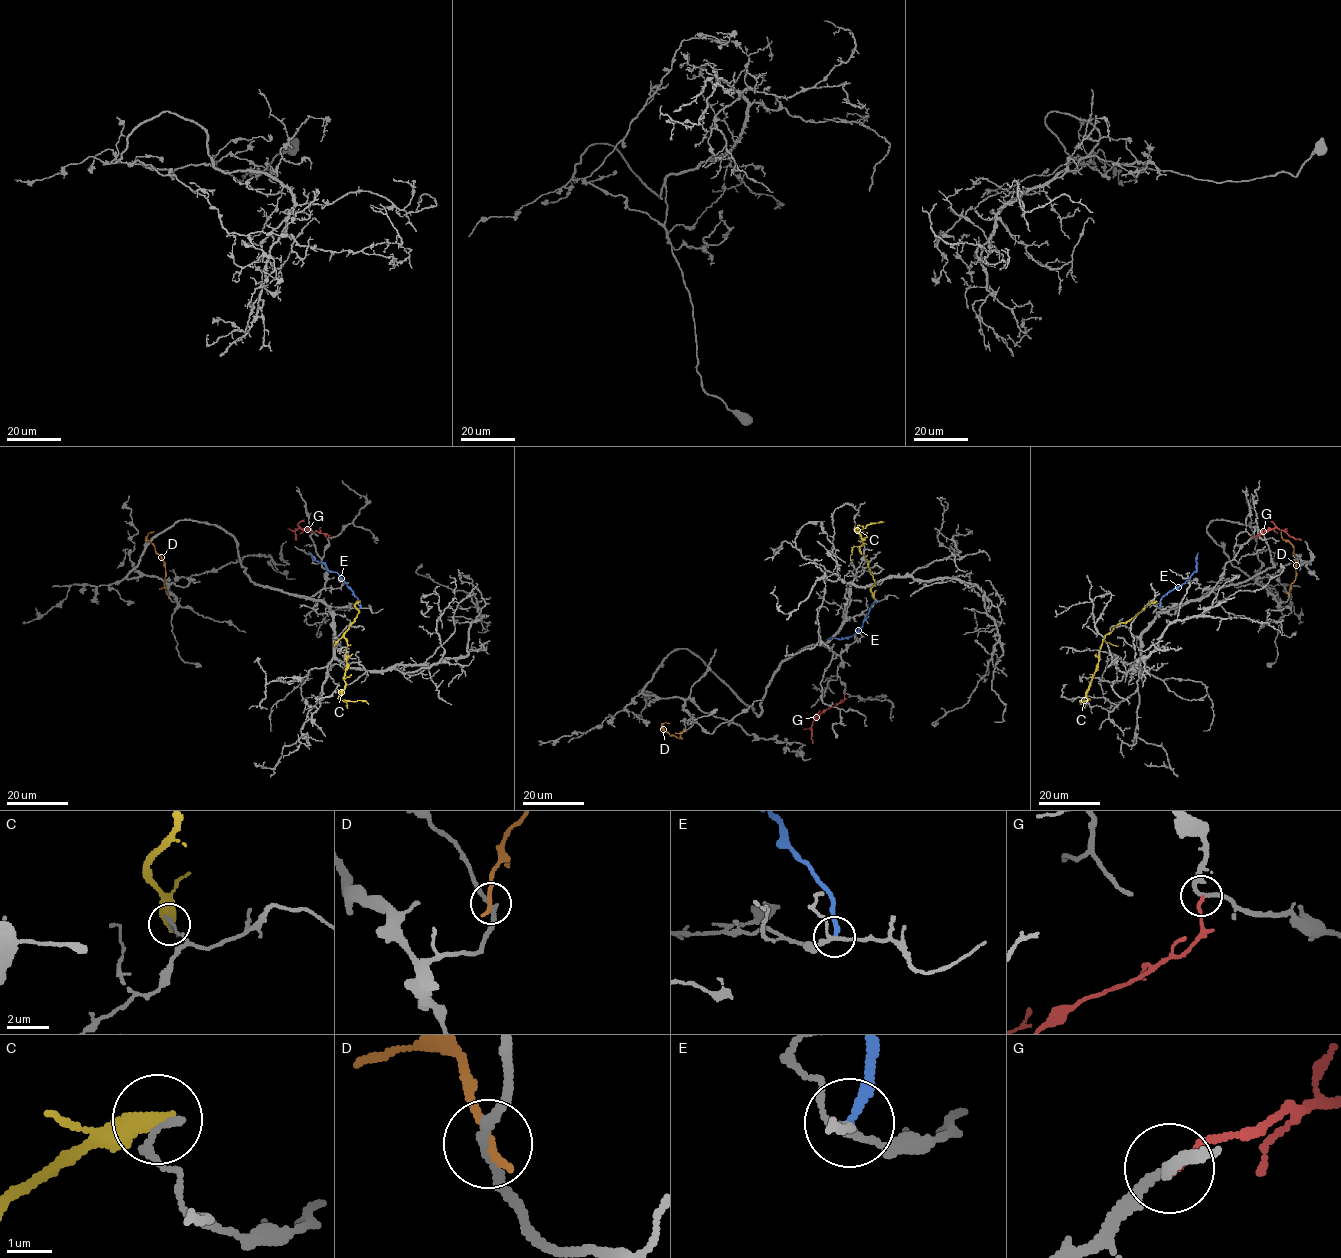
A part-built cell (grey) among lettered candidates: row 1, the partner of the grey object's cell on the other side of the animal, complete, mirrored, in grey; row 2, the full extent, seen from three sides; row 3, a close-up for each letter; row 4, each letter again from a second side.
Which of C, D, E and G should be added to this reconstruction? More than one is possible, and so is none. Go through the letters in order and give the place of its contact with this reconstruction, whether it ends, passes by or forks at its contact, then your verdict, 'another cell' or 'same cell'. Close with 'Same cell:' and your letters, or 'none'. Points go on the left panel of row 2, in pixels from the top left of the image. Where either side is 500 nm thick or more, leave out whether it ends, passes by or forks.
C: meets grey at (357, 601); another cell
D: meets grey at (168, 594); it ends there; another cell
E: meets grey at (360, 608); it ends there; another cell
G: meets grey at (328, 538); it ends there; another cell
Same cell: none

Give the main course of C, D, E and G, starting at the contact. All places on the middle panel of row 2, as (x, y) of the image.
C: (873, 597), (873, 576), (861, 552), (862, 532), (854, 529), (858, 532), (867, 525), (884, 522)
D: (684, 731), (680, 732), (681, 738), (670, 735), (662, 725), (670, 723)
E: (876, 601), (853, 636), (826, 640)
G: (844, 693), (841, 702), (816, 717), (811, 727), (813, 743)

